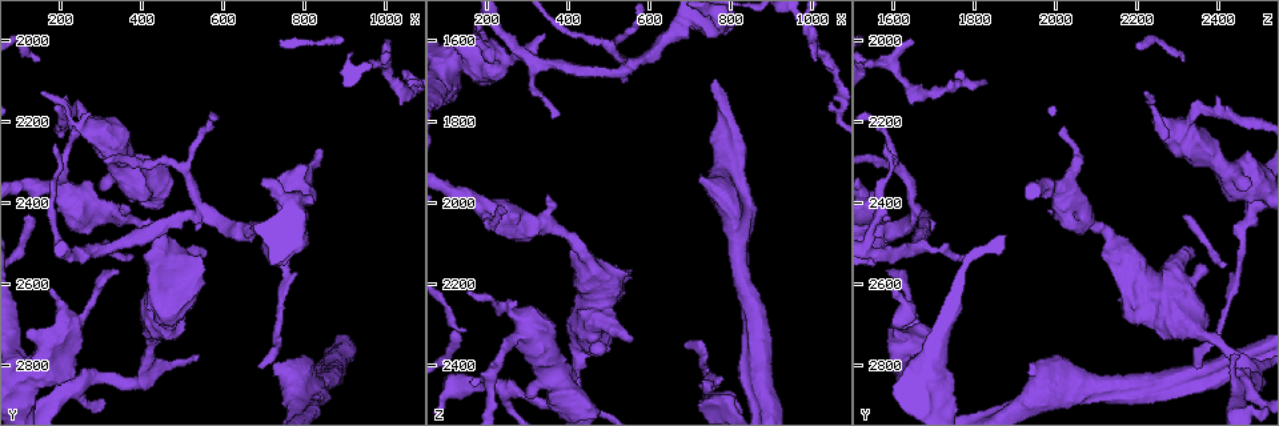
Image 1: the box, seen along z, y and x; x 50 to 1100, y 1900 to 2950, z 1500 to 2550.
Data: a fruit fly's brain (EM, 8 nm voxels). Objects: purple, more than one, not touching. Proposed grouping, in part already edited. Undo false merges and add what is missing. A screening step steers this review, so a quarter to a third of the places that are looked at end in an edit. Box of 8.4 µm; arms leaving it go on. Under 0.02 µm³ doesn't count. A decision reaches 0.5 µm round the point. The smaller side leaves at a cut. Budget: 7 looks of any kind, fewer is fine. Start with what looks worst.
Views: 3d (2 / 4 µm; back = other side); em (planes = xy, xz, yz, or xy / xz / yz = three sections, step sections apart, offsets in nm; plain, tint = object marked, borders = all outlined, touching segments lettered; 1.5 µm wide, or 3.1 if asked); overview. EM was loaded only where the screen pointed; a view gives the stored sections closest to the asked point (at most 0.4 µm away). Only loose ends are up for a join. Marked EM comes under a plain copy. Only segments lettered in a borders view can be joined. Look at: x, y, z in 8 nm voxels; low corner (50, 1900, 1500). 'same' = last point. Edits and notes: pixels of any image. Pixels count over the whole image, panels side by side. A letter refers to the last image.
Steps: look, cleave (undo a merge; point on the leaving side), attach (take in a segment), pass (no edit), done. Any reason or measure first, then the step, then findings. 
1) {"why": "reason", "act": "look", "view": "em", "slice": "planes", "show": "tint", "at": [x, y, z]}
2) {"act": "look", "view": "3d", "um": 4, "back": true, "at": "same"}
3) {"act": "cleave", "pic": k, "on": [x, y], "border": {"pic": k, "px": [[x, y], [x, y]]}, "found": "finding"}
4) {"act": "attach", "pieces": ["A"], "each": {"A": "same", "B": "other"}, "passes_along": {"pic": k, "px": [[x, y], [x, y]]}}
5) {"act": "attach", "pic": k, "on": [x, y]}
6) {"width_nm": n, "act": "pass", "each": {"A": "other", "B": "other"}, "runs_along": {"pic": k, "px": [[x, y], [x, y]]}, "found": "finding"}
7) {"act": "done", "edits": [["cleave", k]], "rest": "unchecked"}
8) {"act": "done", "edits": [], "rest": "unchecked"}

{"why": "stops while still wide", "act": "look", "view": "em", "slice": "xz", "step": 8, "show": "borders", "at": [725, 2795, 1930]}

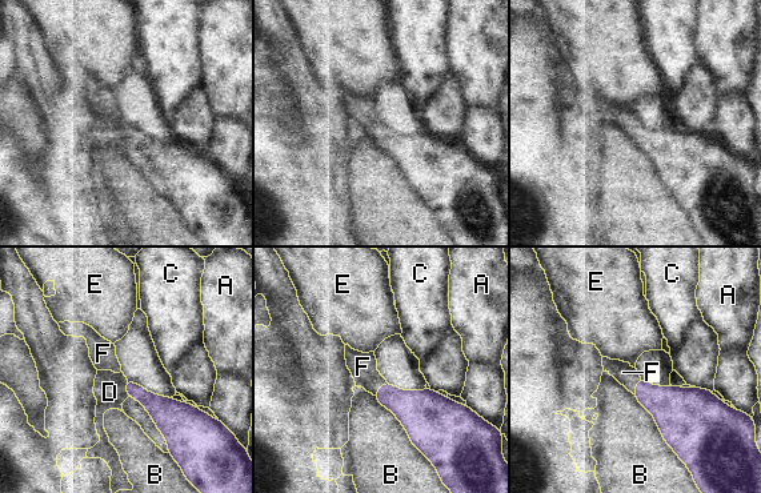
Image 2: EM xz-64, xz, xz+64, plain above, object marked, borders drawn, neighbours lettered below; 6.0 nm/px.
{"why": "another direction", "act": "look", "view": "em", "slice": "planes", "show": "borders", "at": "same"}

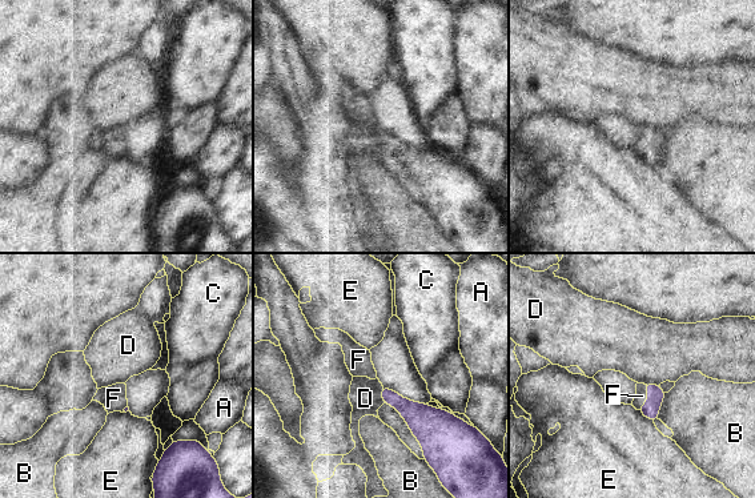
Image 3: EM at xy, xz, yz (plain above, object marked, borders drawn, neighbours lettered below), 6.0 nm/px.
{"act": "attach", "pieces": ["F"], "each": {"A": "other", "B": "other", "C": "other", "D": "other", "E": "other", "F": "same"}, "passes_along": {"pic": 3, "px": [[657, 394], [649, 398], [642, 396]]}, "found": "it goes on there"}

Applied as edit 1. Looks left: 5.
{"why": "an open end", "act": "look", "view": "3d", "um": 4, "back": true, "at": [150, 2125, 2220]}

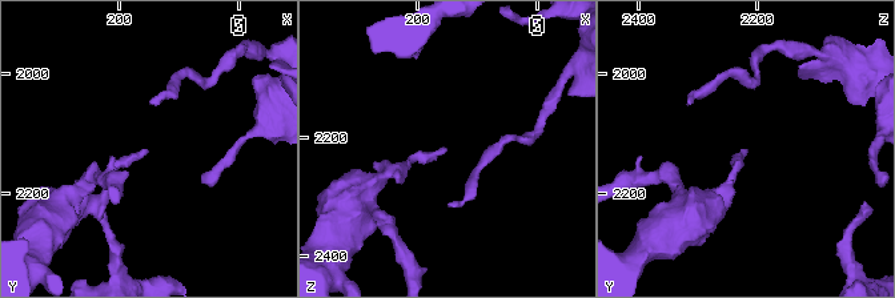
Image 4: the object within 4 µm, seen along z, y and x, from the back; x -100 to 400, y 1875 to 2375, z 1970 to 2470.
{"act": "look", "view": "em", "slice": "planes", "show": "borders", "at": [145, 2130, 2220]}

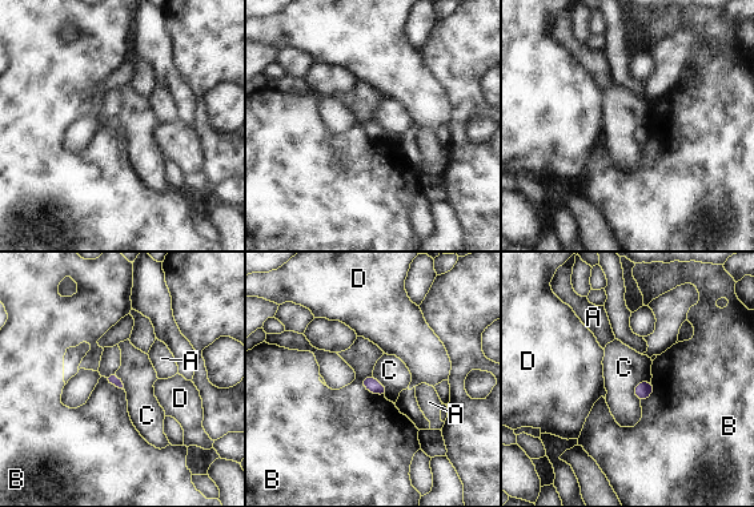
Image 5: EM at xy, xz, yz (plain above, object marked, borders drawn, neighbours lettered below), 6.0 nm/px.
{"act": "pass", "each": {"A": "other", "B": "other", "C": "other", "D": "other"}, "border": {"pic": 5, "px": [[360, 379], [369, 391], [384, 397]]}, "found": "no lettered segment goes on from it"}

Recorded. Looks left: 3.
{"act": "look", "view": "3d", "um": 2, "at": [165, 2775, 2455]}

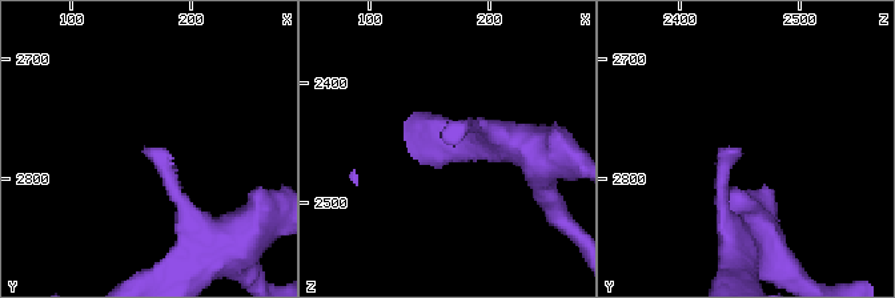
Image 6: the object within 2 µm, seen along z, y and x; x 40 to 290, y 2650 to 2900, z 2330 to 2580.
{"act": "look", "view": "em", "slice": "yz", "step": 8, "show": "tint", "at": [166, 2774, 2452]}

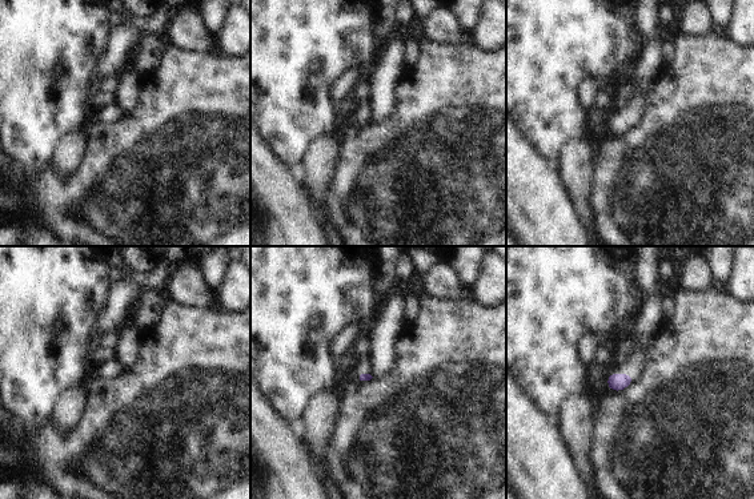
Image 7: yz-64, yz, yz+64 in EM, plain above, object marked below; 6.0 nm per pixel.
{"act": "look", "view": "em", "slice": "planes", "show": "borders", "at": "same"}

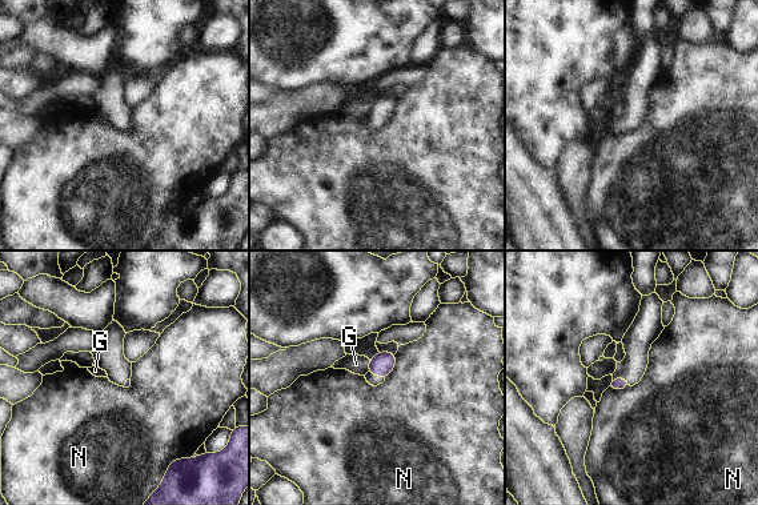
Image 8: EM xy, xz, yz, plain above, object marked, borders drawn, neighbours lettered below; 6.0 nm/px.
{"act": "pass", "each": {"G": "other", "N": "other"}, "border": {"pic": 8, "px": [[396, 353], [396, 365], [385, 379]]}, "found": "no lettered segment goes on from it"}

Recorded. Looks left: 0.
{"act": "done", "edits": [["attach", 3]], "rest": "unchecked"}

